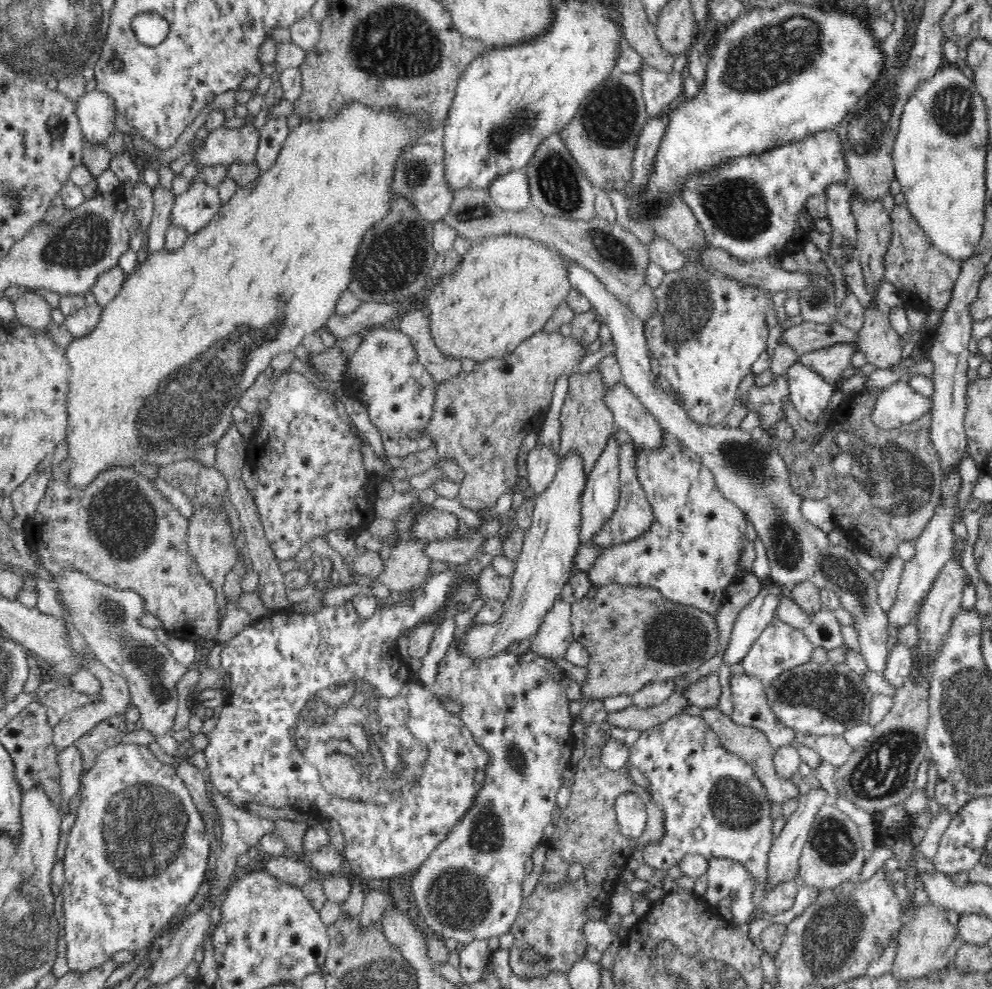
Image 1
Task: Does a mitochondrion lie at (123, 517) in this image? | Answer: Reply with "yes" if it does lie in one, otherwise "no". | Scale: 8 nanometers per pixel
yes

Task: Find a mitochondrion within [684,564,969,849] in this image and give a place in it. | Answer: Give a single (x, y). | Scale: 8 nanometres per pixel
(834, 696)

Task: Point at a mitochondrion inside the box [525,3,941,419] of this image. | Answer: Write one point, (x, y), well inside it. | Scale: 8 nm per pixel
(773, 55)

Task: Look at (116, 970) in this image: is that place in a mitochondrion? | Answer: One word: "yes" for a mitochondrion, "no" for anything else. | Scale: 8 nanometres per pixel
no

